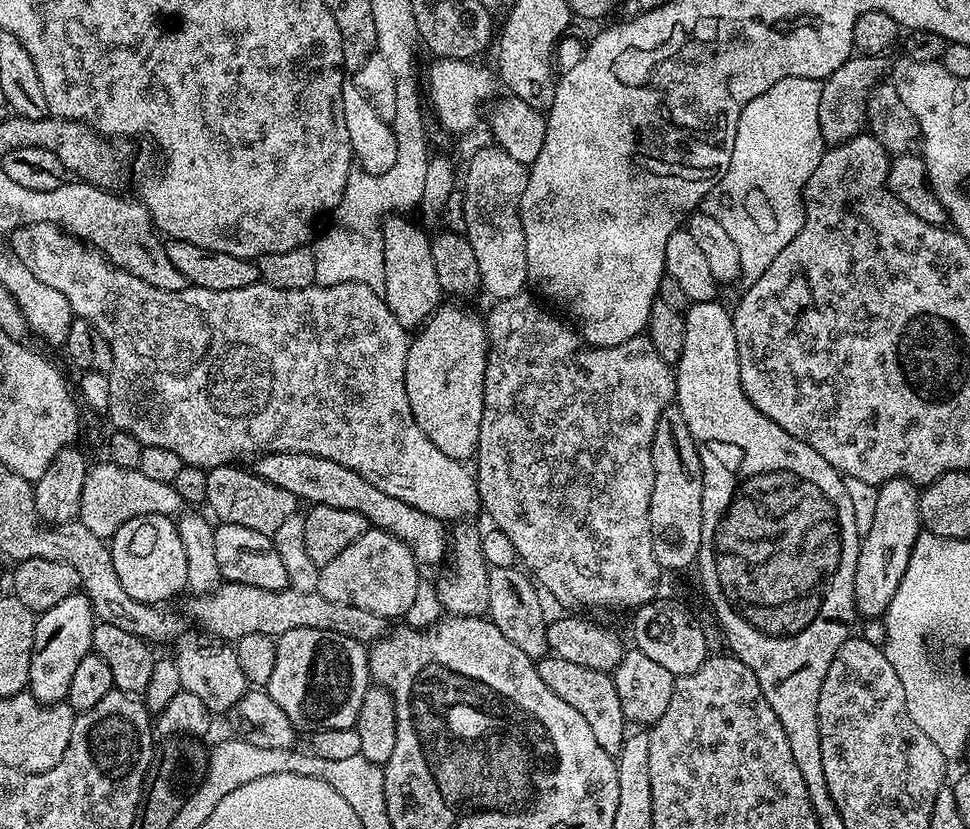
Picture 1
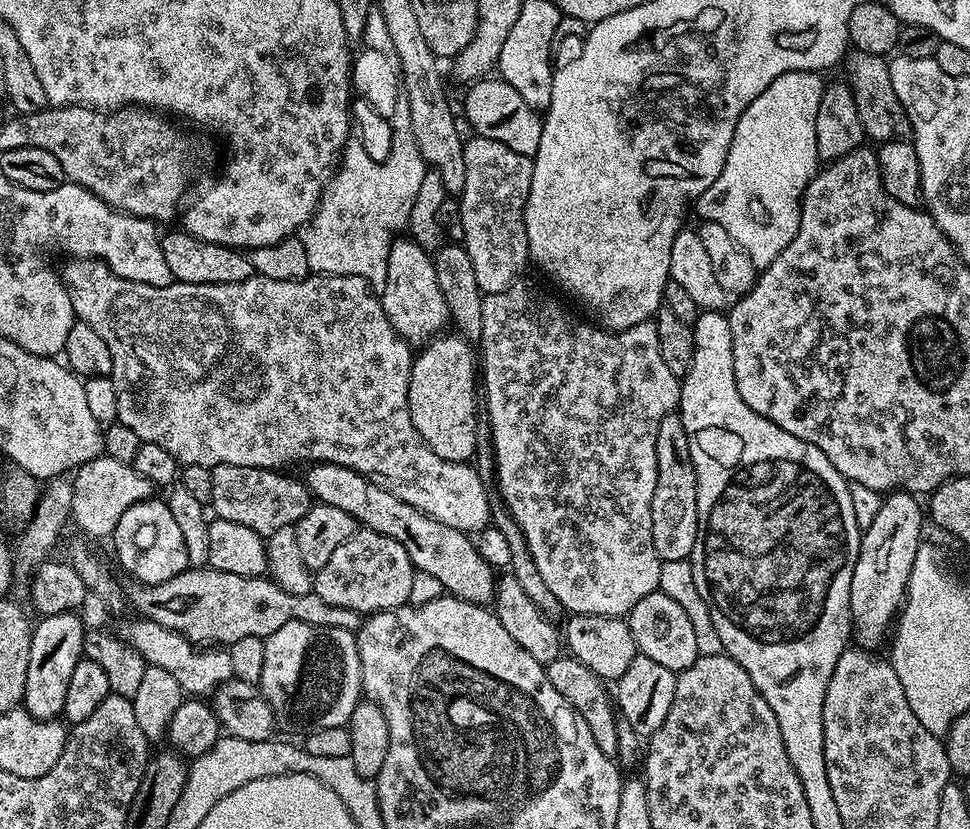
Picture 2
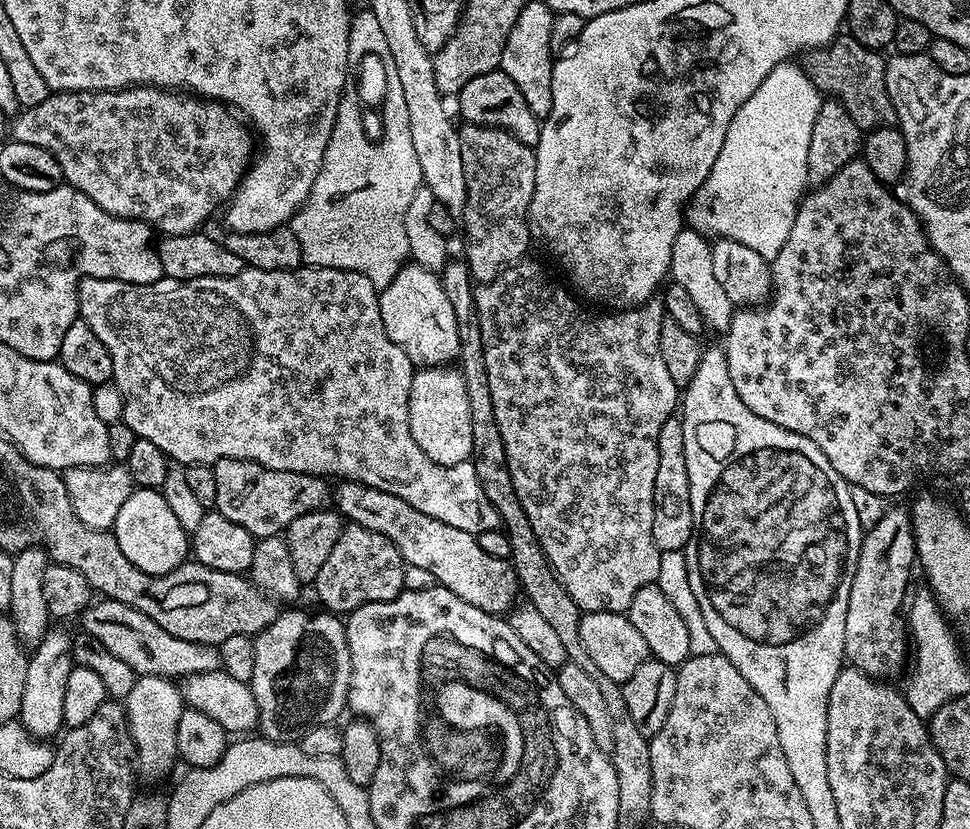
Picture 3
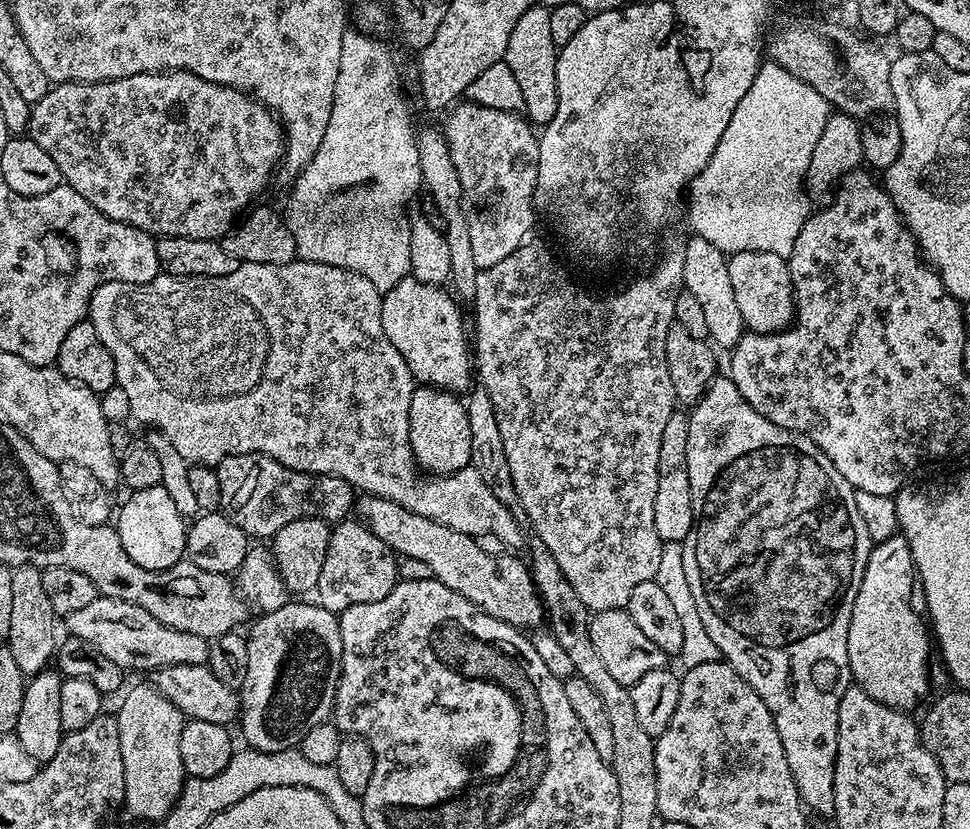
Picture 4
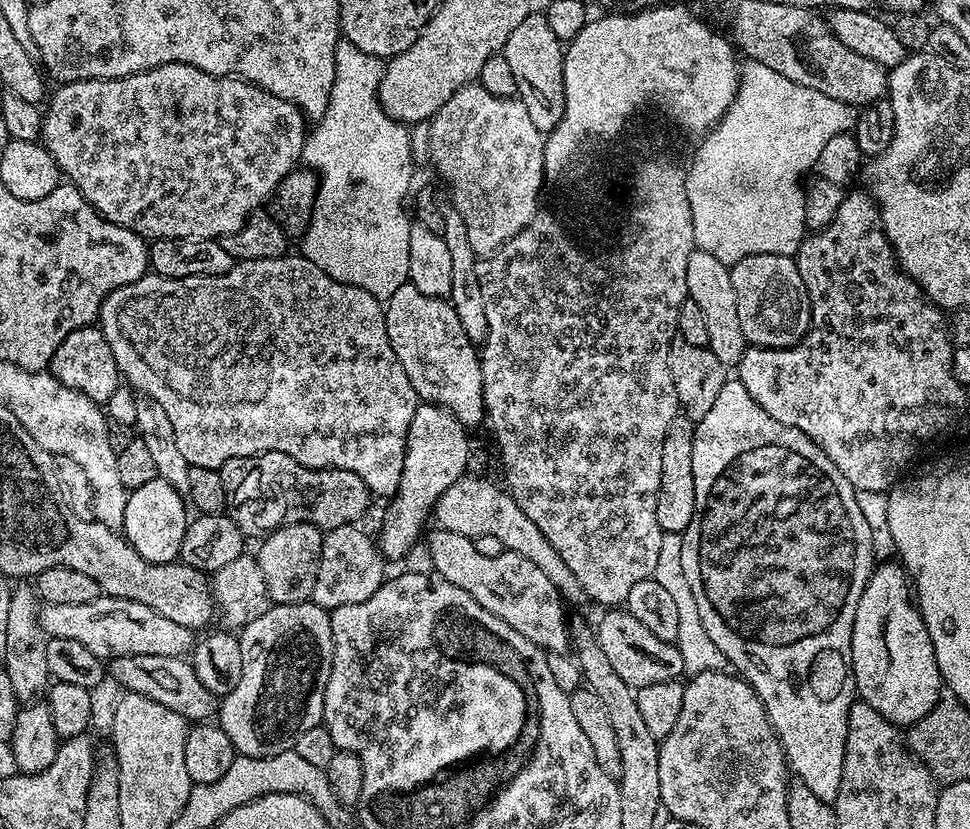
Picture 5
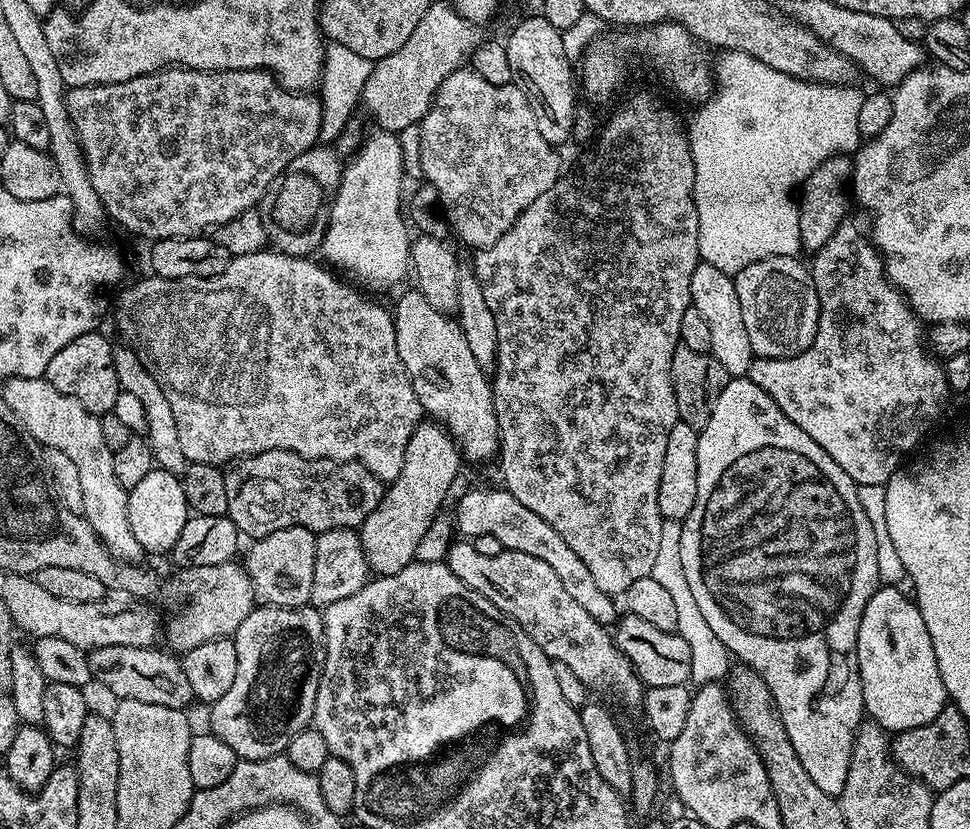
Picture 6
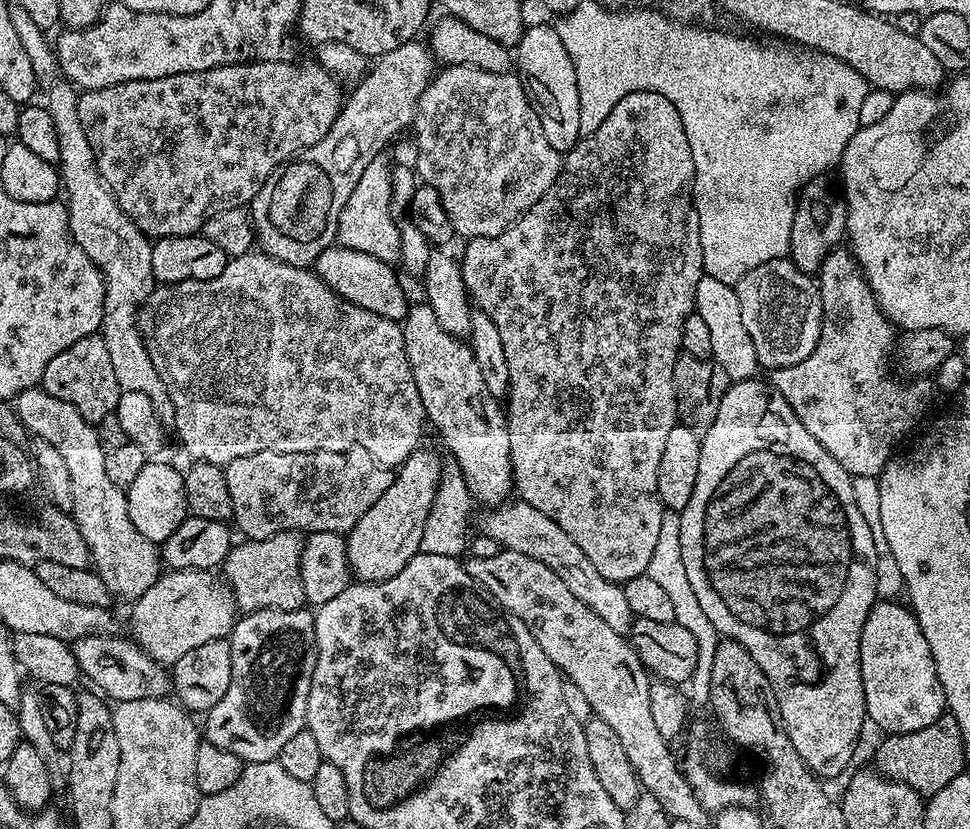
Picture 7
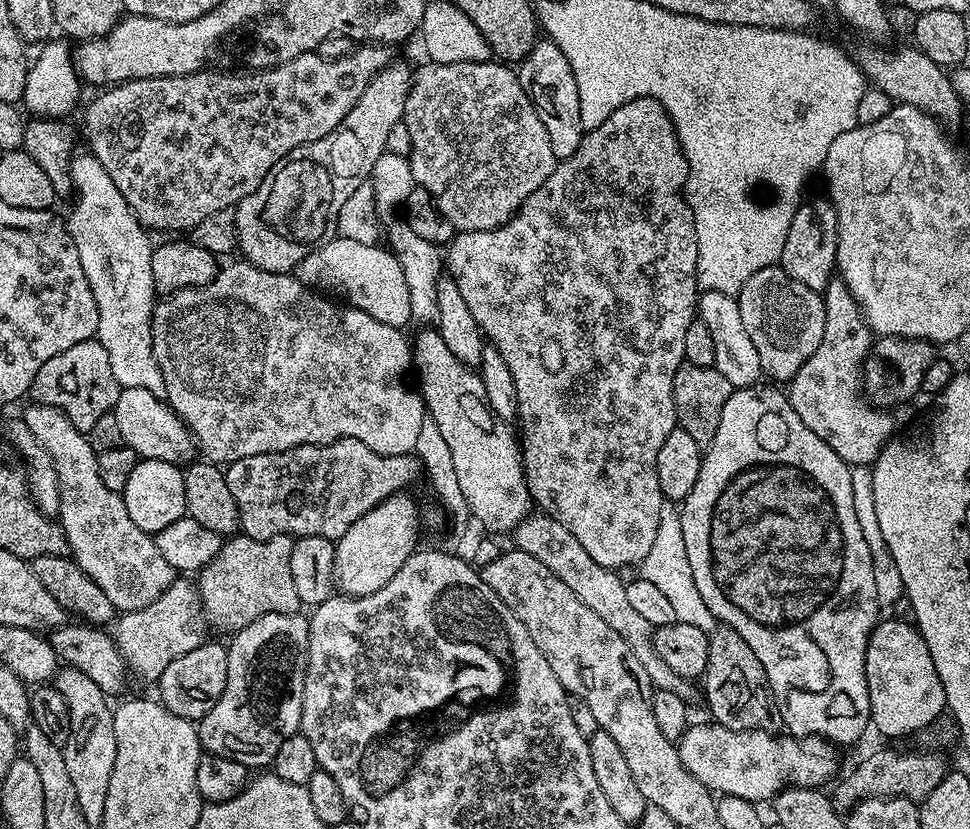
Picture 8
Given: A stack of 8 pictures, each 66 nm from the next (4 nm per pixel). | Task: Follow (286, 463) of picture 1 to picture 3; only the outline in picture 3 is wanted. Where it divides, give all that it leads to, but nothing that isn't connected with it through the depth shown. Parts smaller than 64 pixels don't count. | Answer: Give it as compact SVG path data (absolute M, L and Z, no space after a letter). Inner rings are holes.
M353 480L337 485L334 488L335 511L345 521L390 538L390 542L394 542L402 554L405 565L413 564L425 569L433 574L439 587L458 594L462 602L470 602L470 606L478 606L478 610L483 612L504 614L517 603L518 583L511 563L486 554L486 550L478 546L475 536L466 530L446 526L446 522L438 522L438 518L430 518L422 514L422 510L414 510L410 502L402 502L402 498L394 498L394 494L386 494L386 490L374 490L374 486Z

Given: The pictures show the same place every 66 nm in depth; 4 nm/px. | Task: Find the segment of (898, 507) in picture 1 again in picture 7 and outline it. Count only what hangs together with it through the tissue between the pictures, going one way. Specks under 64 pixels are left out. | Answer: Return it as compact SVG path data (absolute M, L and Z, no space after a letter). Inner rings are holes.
M877 602L866 618L866 626L862 626L860 639L864 711L884 734L922 730L946 712L930 642L926 642L926 634L922 634L922 626L911 607L896 603L900 602Z

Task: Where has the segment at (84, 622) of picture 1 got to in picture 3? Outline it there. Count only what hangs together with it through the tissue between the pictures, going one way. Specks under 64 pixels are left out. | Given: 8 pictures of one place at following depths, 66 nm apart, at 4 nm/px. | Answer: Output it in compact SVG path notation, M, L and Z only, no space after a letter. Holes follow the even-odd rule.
M50 630L35 645L28 658L26 686L22 689L22 706L18 717L18 723L27 730L28 735L45 742L51 741L51 736L56 736L59 732L61 735L64 728L62 709L66 699L66 681L70 678L73 667L72 636L69 633Z

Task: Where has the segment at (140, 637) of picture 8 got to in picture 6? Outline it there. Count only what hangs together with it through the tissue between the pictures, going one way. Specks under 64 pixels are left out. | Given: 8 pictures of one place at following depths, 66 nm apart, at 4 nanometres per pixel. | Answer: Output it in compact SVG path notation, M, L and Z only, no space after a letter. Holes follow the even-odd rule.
M229 562L218 566L182 568L175 574L177 575L176 590L180 595L188 596L188 601L181 606L180 612L174 613L169 618L168 624L166 620L163 625L162 636L165 641L168 639L167 647L173 653L183 654L194 650L194 646L202 646L202 642L235 637L238 626L242 626L242 622L246 622L246 618L252 613L253 607L257 603L248 571L239 563Z

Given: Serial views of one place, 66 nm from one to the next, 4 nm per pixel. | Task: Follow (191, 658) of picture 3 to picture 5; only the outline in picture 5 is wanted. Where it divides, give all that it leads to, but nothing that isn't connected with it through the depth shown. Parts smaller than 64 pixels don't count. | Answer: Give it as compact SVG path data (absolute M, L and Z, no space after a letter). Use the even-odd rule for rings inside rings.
M103 594L82 606L44 604L39 613L40 625L49 638L70 638L74 642L82 642L86 650L105 662L120 656L187 657L198 639L193 629L170 622L170 618L158 614L158 610L150 610L150 606L142 606L142 602Z

